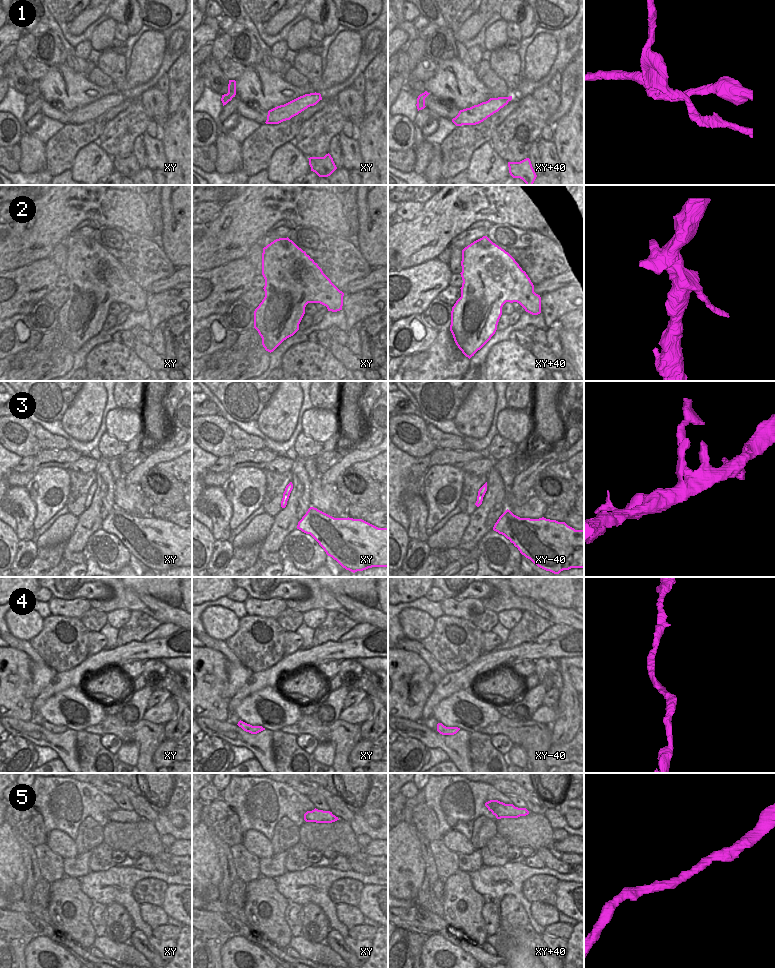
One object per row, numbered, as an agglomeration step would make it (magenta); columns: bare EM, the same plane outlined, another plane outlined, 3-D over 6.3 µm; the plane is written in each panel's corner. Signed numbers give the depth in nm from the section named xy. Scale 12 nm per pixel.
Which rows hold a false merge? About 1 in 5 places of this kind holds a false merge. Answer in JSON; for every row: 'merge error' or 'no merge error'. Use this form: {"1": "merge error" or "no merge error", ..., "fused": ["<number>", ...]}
{"1": "merge error", "2": "no merge error", "3": "no merge error", "4": "no merge error", "5": "no merge error", "fused": ["1"]}

